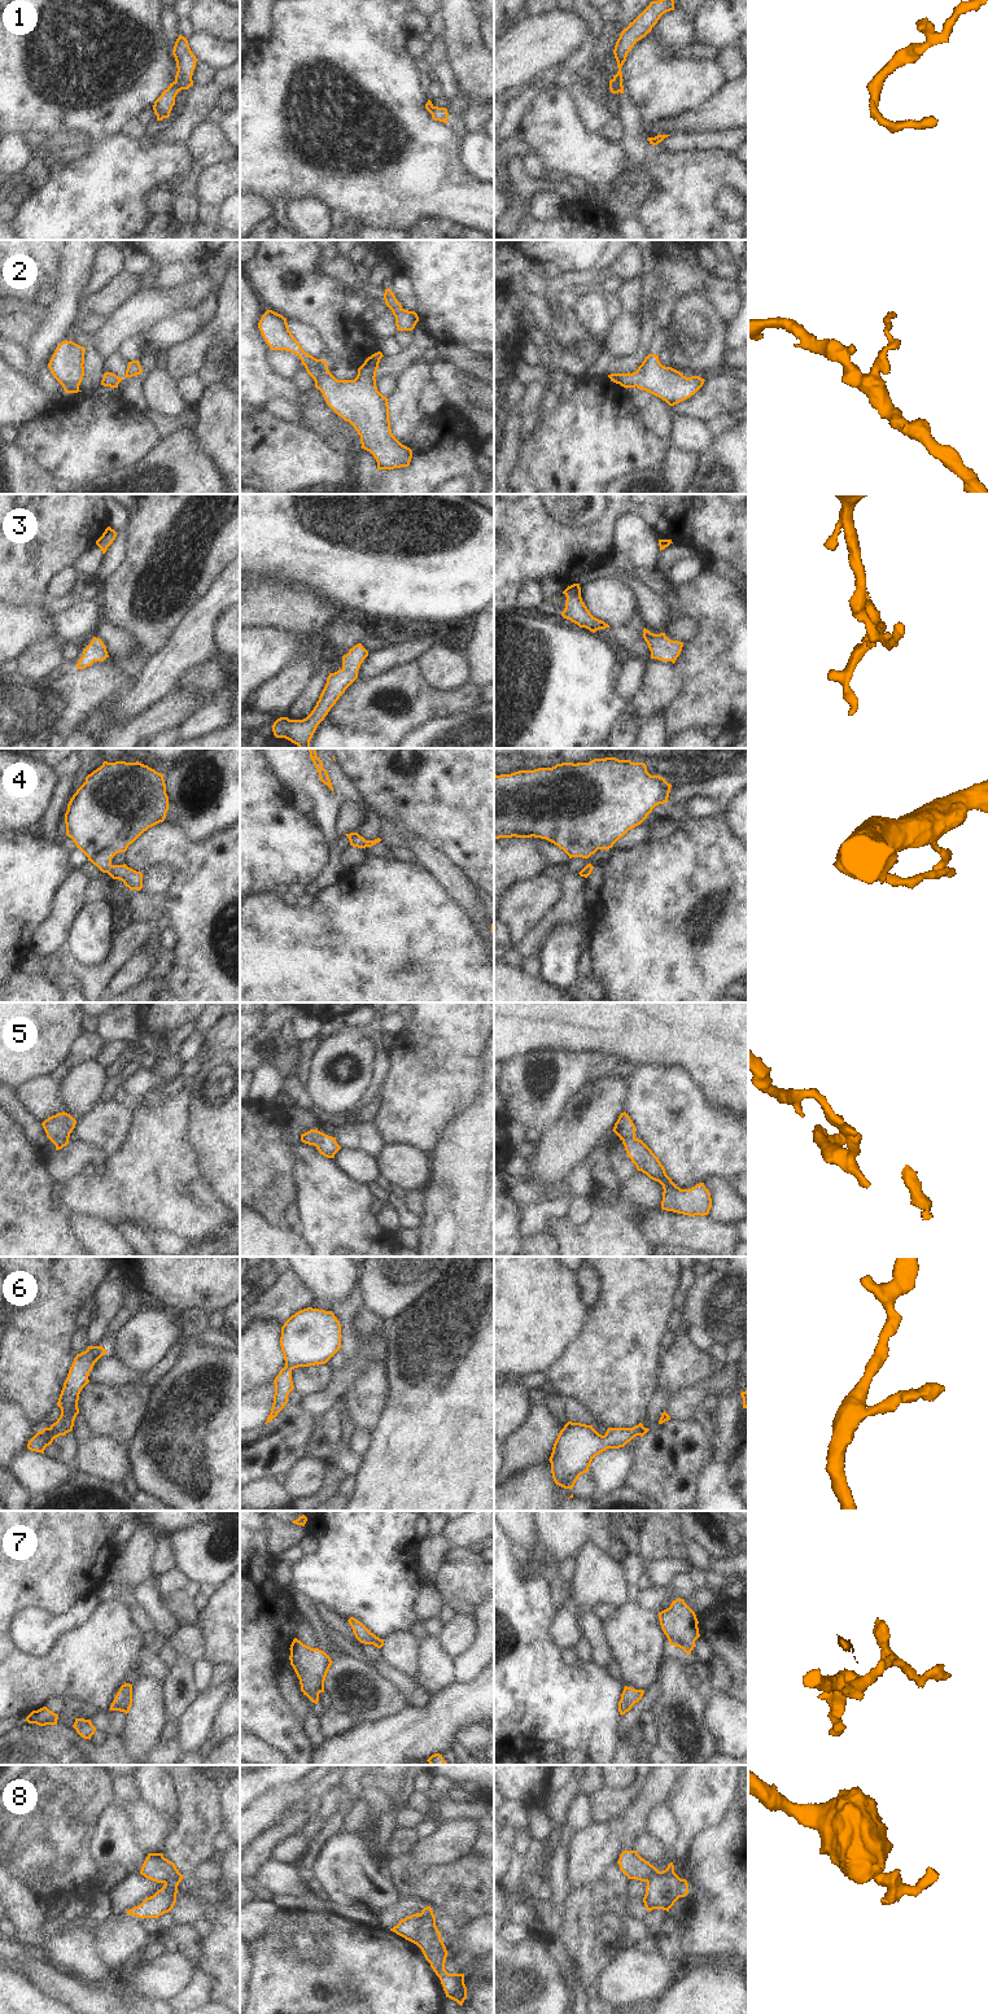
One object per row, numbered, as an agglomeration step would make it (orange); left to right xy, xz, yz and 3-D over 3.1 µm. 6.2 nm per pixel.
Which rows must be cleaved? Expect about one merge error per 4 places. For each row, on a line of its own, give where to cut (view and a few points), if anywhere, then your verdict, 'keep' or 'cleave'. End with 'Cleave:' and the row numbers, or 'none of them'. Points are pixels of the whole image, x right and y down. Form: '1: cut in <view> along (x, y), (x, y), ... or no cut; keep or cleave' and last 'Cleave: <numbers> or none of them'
1: cut in yz along (612, 79), (620, 84), (620, 91); cleave
2: no cut; keep
3: no cut; keep
4: no cut; keep
5: no cut; keep
6: no cut; keep
7: no cut; keep
8: cut in xz along (435, 1917), (424, 1917), (422, 1919), (415, 1943); cleave
Cleave: 1, 8

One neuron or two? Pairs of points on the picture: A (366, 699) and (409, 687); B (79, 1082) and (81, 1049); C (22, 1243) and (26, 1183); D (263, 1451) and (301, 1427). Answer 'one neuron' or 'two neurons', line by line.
A: one neuron
B: two neurons
C: one neuron
D: one neuron

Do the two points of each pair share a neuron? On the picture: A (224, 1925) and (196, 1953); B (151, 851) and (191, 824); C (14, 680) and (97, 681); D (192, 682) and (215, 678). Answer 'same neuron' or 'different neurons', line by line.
A: different neurons
B: different neurons
C: same neuron
D: same neuron

